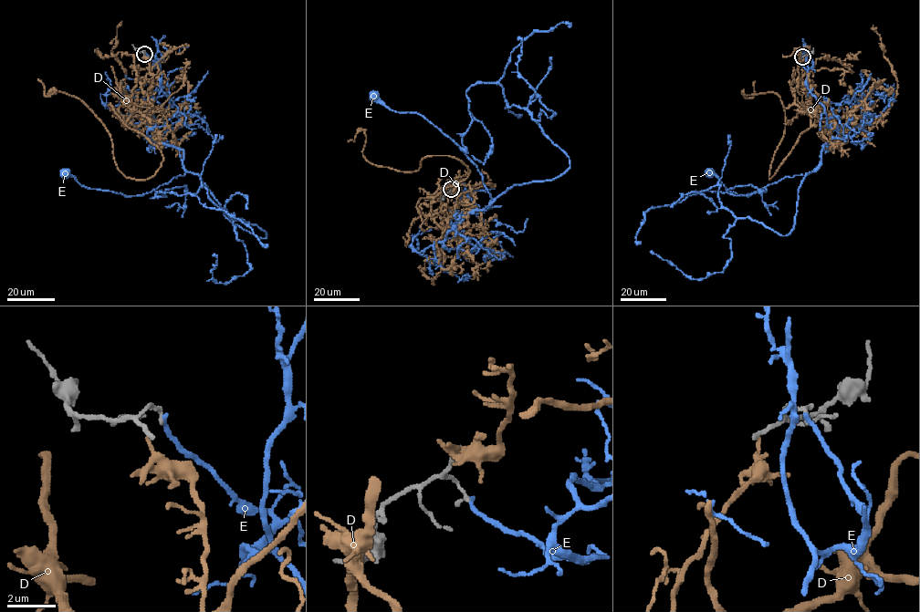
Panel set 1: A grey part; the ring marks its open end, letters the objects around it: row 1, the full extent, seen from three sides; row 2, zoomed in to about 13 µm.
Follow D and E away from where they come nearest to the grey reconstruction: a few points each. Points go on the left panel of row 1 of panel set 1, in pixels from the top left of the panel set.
D: (143, 54), (151, 91), (126, 124), (163, 158), (141, 180), (118, 169), (88, 108), (46, 96), (37, 79)
E: (144, 51), (178, 111), (146, 136), (174, 146), (184, 173), (151, 191), (124, 196), (83, 186), (65, 172)

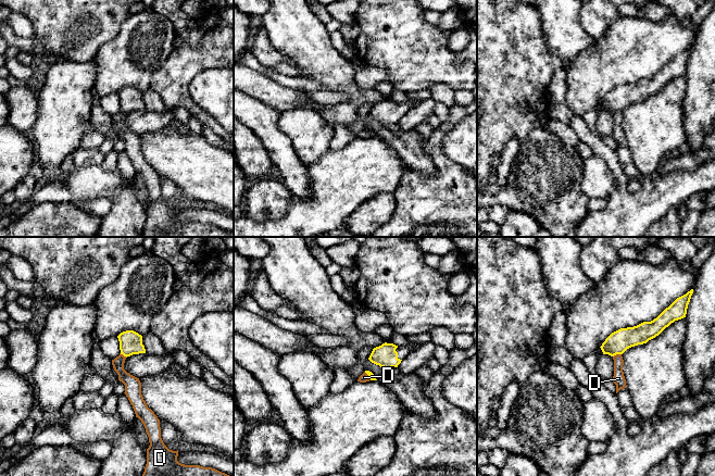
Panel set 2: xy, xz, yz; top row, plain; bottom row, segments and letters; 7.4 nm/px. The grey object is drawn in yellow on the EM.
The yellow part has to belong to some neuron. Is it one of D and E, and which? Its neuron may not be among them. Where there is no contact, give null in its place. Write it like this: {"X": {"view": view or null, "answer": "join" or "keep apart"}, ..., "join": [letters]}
{"D": {"view": "yz", "answer": "keep apart"}, "E": {"view": null, "answer": "keep apart"}, "join": []}

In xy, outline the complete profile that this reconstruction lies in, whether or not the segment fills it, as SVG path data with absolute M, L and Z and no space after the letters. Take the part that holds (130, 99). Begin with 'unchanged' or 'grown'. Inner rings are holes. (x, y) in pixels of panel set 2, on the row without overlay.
unchanged | M126 87L118 92L121 111L130 113L133 111L146 110L142 101L142 92L134 87Z

